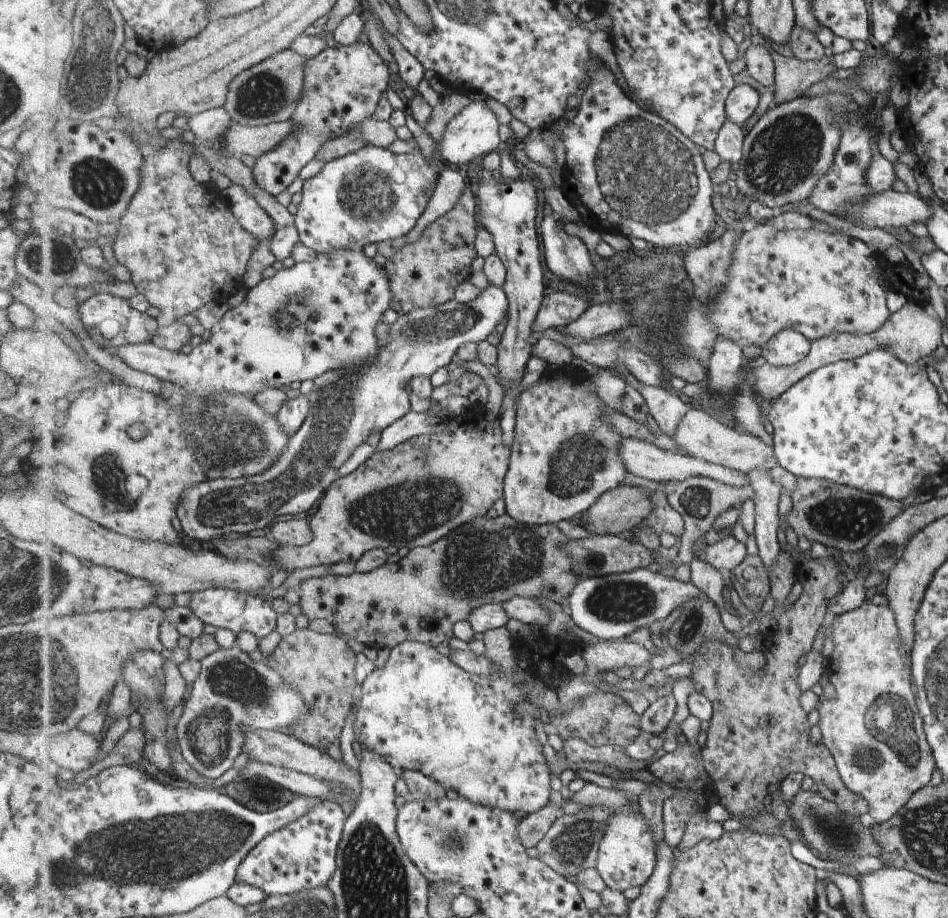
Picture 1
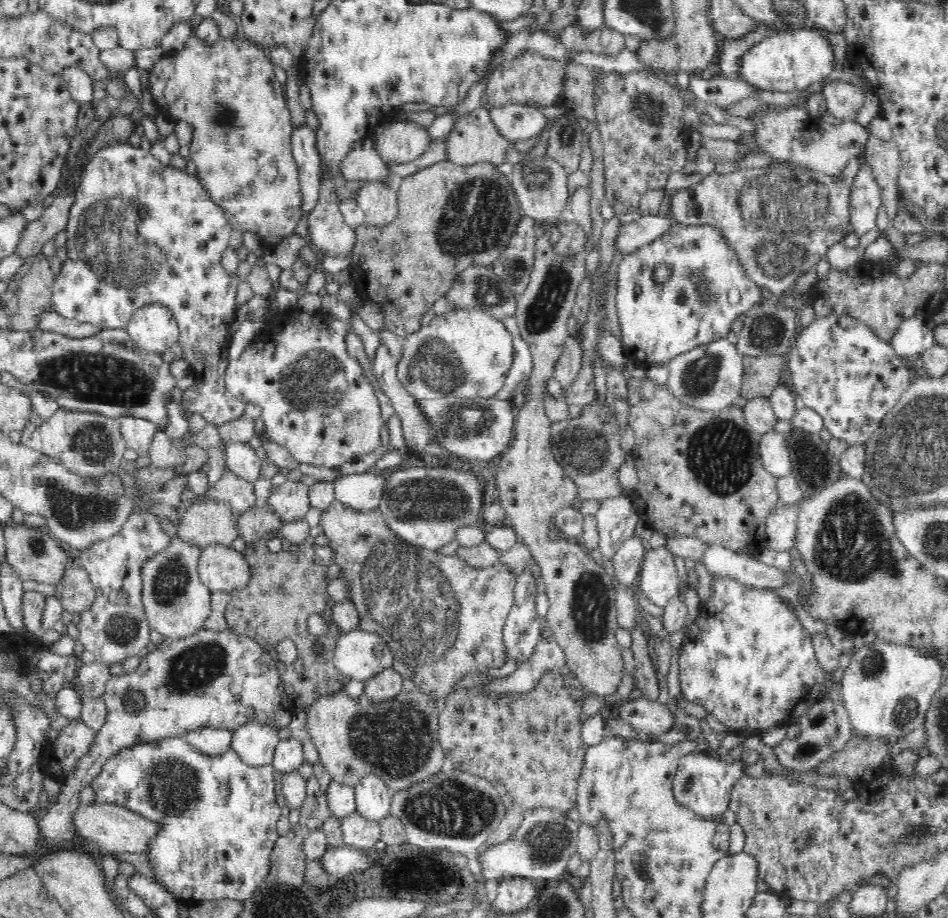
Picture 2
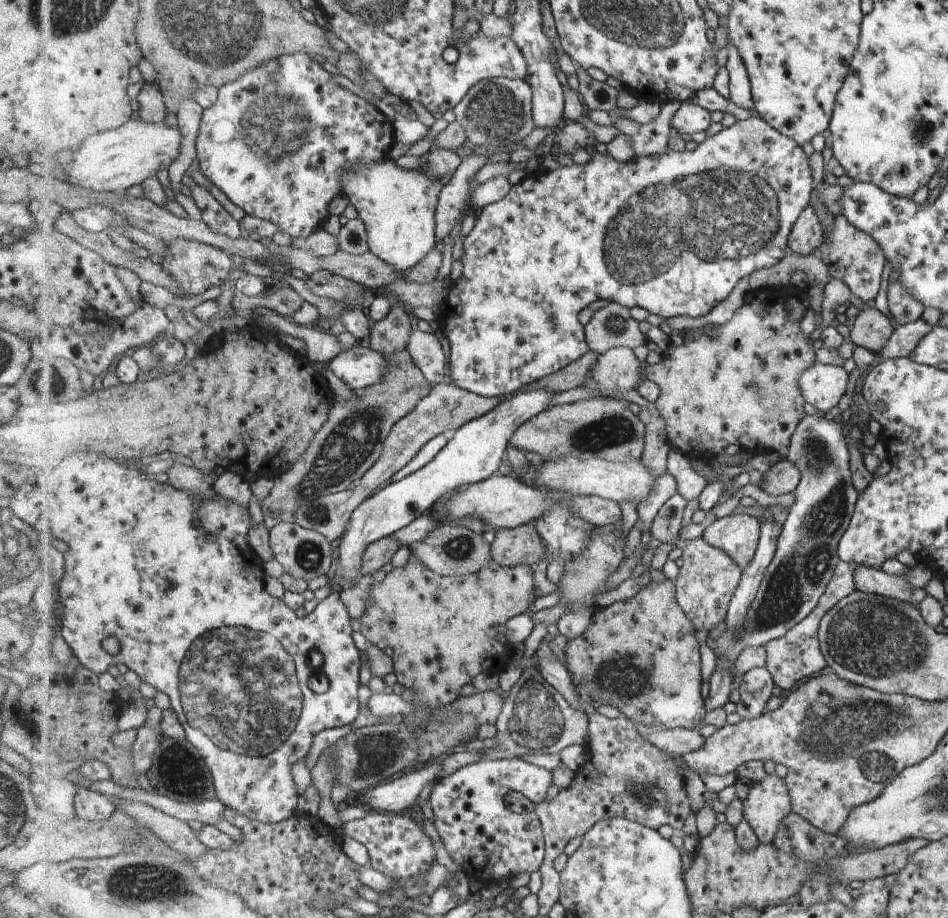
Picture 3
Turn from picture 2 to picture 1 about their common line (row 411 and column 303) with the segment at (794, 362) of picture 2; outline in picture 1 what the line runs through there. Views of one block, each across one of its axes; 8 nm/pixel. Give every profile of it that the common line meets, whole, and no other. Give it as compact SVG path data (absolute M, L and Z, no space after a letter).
M321 801L303 818L269 834L241 862L236 882L258 886L268 895L287 895L328 886L337 870L337 856L348 816L339 803Z

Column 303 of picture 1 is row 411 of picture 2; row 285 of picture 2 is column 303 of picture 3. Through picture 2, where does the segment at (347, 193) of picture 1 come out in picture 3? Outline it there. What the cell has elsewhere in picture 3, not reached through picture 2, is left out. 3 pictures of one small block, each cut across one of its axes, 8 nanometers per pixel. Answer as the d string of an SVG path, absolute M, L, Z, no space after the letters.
M297 53L272 57L269 64L253 68L252 71L241 76L241 80L230 81L229 84L222 85L219 88L217 102L211 108L204 109L200 133L196 142L201 173L216 185L230 201L241 207L247 215L272 222L275 226L279 226L282 232L289 234L292 239L309 238L311 234L322 229L323 224L331 216L331 210L329 210L331 202L335 200L335 196L343 194L344 184L341 184L341 180L344 178L344 174L353 170L357 164L371 164L371 162L388 157L395 139L394 123L383 111L359 94L351 92L349 88L341 86L335 80L335 76L327 72L319 62L313 60L312 55L308 55L307 53Z

